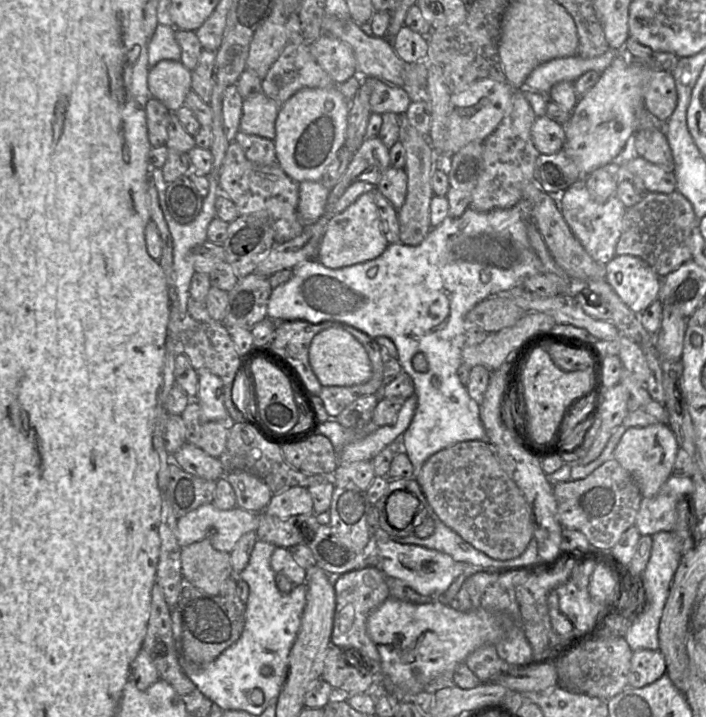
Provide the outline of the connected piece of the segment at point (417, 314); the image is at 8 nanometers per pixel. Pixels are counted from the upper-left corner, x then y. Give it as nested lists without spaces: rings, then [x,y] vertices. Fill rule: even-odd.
[[[521,200],[511,208],[488,212],[469,207],[458,218],[447,216],[416,246],[401,242],[390,244],[375,259],[340,269],[330,269],[317,259],[310,259],[293,268],[293,276],[288,282],[272,289],[267,317],[275,322],[302,320],[318,324],[336,321],[350,325],[374,339],[385,336],[393,341],[402,371],[412,378],[417,397],[412,421],[399,439],[402,450],[412,462],[415,479],[425,461],[436,452],[458,442],[488,441],[480,419],[479,404],[469,395],[457,374],[465,346],[466,315],[479,302],[522,286],[527,277],[544,273],[543,265],[528,238],[532,208],[533,204],[528,200]],[[417,353],[425,355],[428,363],[425,372],[413,367],[412,360]]]

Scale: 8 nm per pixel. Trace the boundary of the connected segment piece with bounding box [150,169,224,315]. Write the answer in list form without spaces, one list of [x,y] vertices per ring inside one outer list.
[[[151,169],[156,179],[156,184],[158,184],[159,188],[159,196],[160,196],[160,205],[161,211],[163,213],[163,217],[165,222],[169,228],[169,232],[172,236],[173,242],[173,269],[174,269],[174,276],[175,276],[175,285],[176,291],[178,295],[179,301],[179,311],[180,314],[185,315],[188,308],[188,301],[190,297],[190,285],[192,277],[195,273],[194,266],[192,264],[192,250],[203,244],[204,242],[208,241],[207,239],[207,230],[208,226],[211,221],[216,217],[216,210],[215,210],[215,201],[218,196],[224,194],[221,190],[219,183],[218,183],[218,176],[216,173],[212,173],[207,176],[209,180],[209,193],[204,198],[203,207],[197,218],[189,224],[179,224],[174,220],[174,218],[170,215],[168,210],[163,210],[163,205],[166,205],[165,201],[165,192],[167,188],[167,183],[164,181],[162,169]]]

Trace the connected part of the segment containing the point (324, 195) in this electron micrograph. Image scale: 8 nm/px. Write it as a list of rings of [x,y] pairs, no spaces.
[[[321,181],[299,183],[297,214],[304,226],[317,222],[326,214],[329,193],[330,190]]]

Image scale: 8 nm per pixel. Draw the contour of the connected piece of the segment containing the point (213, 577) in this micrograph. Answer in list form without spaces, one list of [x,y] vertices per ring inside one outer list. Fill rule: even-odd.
[[[209,539],[182,547],[181,568],[185,580],[211,595],[217,595],[224,581],[234,575],[230,553],[216,550]]]

